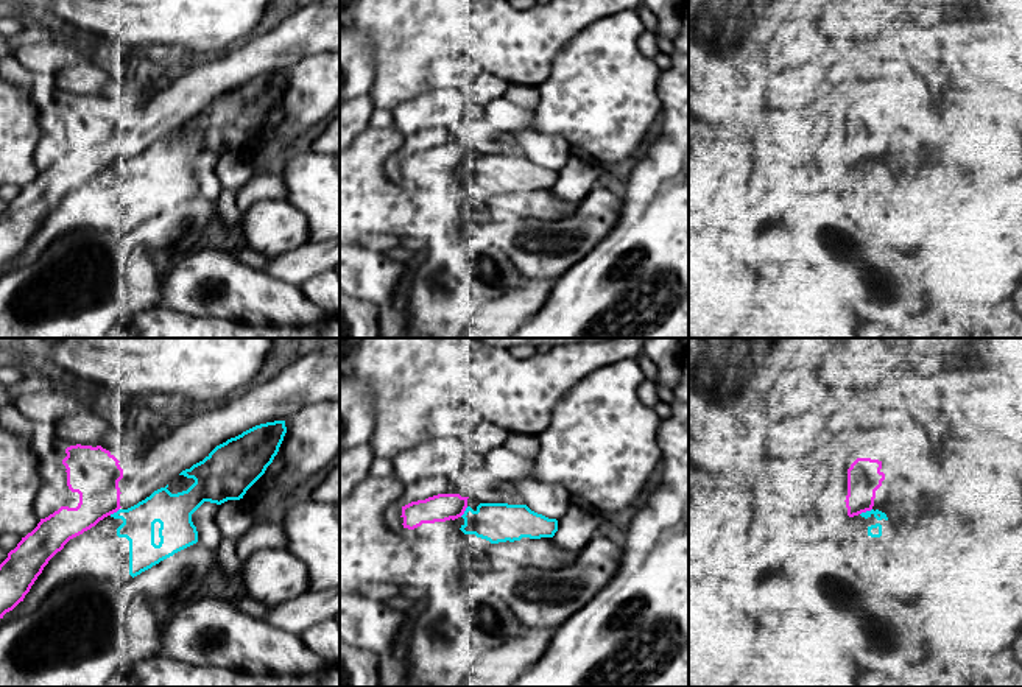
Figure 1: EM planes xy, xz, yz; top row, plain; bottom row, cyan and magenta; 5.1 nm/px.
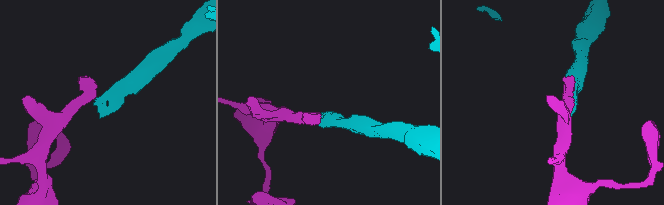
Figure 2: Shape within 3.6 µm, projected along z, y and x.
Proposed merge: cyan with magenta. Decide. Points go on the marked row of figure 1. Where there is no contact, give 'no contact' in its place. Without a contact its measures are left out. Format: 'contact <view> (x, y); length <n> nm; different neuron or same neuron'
contact yz (866, 511); length 70 nm; different neuron

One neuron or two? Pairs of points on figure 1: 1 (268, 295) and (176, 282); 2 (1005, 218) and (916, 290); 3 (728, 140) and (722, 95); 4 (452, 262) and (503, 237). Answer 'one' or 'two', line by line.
1: one
2: one
3: two
4: two

